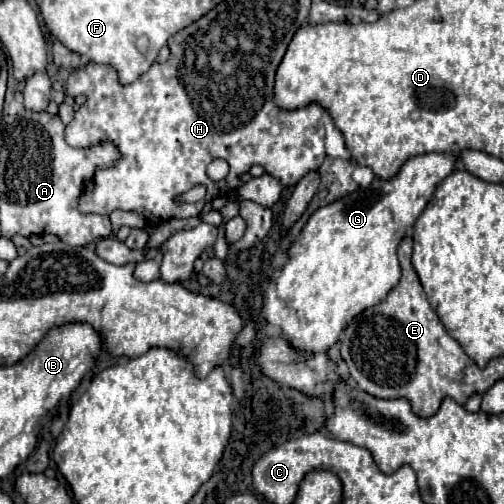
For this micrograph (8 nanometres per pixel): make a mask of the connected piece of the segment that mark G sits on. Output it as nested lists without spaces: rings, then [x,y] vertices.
[[[419,154],[407,160],[397,176],[389,180],[373,180],[371,186],[359,188],[357,192],[315,210],[307,220],[301,238],[289,248],[287,264],[263,284],[263,292],[267,296],[263,312],[267,322],[279,326],[295,348],[307,352],[323,352],[331,348],[351,318],[355,318],[367,306],[383,302],[387,294],[397,286],[401,278],[397,246],[405,238],[407,224],[413,224],[419,218],[437,184],[457,170],[457,162],[459,158],[453,154]]]

